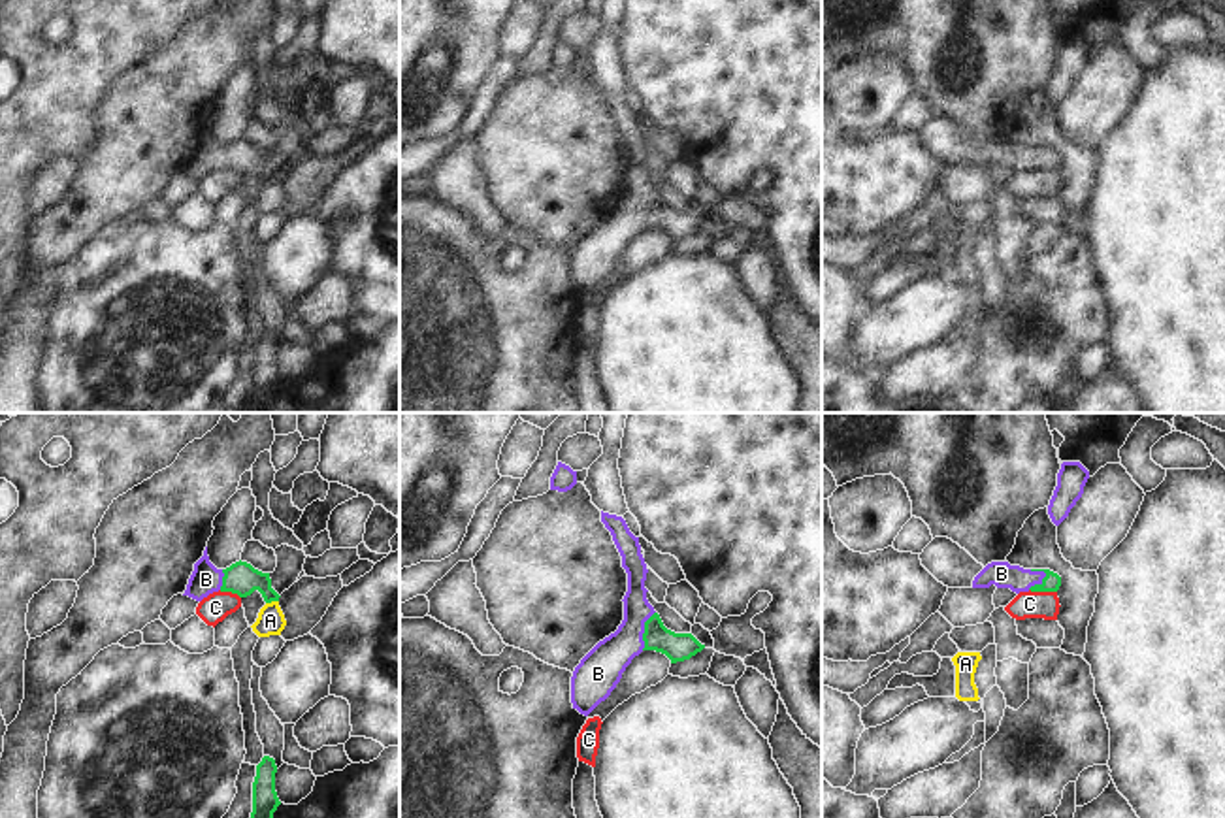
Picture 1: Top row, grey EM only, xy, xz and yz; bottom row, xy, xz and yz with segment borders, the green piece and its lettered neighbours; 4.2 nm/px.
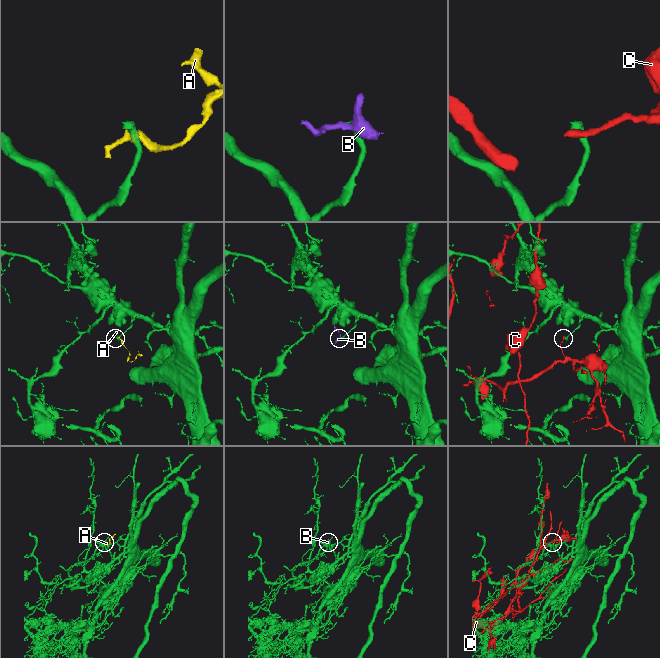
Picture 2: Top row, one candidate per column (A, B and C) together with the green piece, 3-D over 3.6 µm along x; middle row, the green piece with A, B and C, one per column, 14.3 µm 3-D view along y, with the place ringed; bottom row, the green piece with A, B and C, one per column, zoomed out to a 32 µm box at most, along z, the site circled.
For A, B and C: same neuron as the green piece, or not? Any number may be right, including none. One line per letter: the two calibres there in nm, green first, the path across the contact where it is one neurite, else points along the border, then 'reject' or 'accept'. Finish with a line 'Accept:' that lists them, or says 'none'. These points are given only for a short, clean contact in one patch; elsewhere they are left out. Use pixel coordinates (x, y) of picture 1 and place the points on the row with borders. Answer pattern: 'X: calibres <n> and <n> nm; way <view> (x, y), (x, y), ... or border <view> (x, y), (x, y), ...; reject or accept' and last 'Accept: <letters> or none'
A: calibres 140 and 120 nm; border xy (277, 600), (266, 604); reject
B: calibres 80 and 110 nm; way yz (1052, 581), (1039, 585), (1001, 573); accept
C: calibres 80 and 110 nm; reject
Accept: B

